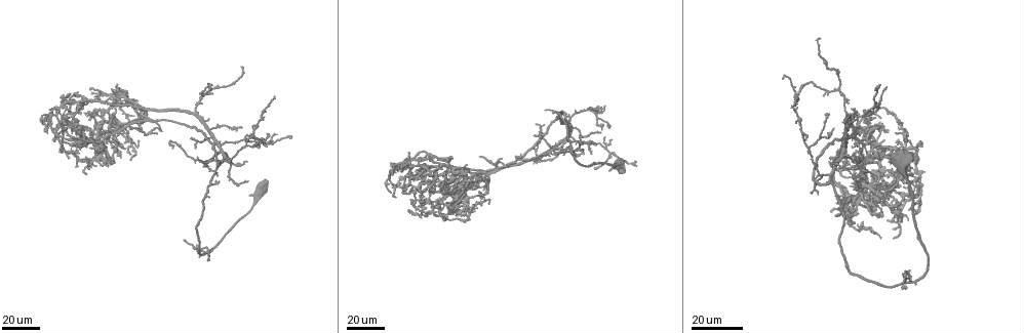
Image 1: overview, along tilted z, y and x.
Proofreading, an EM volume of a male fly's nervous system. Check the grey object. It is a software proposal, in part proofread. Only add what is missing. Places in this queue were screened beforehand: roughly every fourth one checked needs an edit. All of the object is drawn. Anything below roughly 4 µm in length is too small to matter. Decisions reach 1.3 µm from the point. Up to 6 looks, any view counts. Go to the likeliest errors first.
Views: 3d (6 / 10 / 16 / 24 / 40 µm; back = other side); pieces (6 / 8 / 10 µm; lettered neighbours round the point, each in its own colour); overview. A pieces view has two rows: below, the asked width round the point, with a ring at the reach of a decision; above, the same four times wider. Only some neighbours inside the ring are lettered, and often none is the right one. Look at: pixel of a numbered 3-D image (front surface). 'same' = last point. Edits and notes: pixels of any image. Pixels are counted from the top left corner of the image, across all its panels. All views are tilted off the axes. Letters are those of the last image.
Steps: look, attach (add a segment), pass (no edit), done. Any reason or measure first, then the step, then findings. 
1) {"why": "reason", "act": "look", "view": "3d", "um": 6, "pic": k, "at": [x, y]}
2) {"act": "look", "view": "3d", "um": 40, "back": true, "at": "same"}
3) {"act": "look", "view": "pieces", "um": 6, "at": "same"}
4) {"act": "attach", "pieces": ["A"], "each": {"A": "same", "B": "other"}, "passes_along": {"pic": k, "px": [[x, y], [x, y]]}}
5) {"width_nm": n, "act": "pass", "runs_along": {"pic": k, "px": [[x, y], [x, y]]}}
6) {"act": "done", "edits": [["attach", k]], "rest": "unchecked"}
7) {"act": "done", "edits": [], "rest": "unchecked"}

{"act": "look", "view": "3d", "um": 40, "pic": 1, "at": [592, 155]}

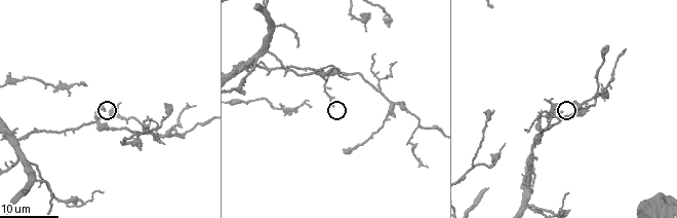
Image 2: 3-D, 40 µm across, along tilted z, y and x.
{"why": "see the neighbours", "act": "look", "view": "pieces", "um": 6, "pic": 2, "at": [331, 103]}

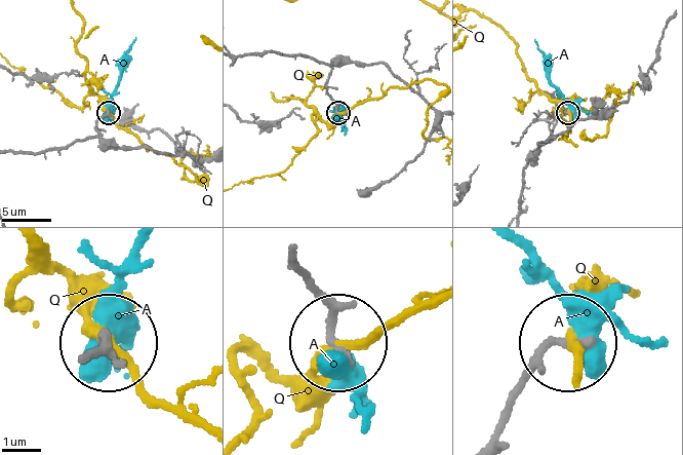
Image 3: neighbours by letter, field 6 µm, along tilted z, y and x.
{"width_nm": 200, "act": "pass", "each": {"A": "other", "Q": "other"}, "runs_along": {"pic": 3, "px": [[241, 55], [296, 54], [324, 63], [338, 112]]}, "found": "no lettered segment goes on from it"}

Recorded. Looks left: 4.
{"why": "free end", "act": "look", "view": "3d", "um": 24, "pic": 1, "at": [89, 166]}

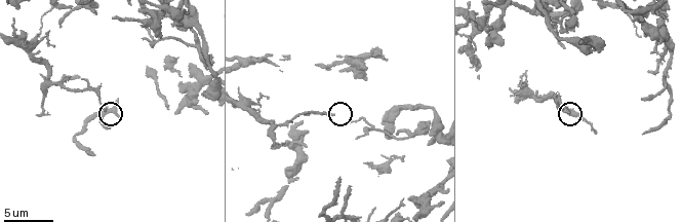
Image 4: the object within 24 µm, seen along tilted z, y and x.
{"act": "look", "view": "pieces", "um": 10, "pic": 4, "at": [568, 111]}

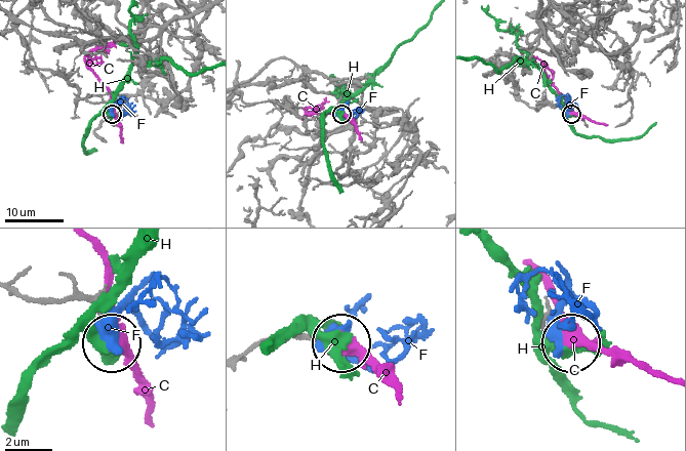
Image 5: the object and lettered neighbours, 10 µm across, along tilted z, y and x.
{"width_nm": 160, "act": "pass", "each": {"C": "other", "F": "other", "H": "other"}, "runs_along": {"pic": 5, "px": [[14, 288], [34, 299], [83, 299], [113, 338]]}, "found": "no lettered segment goes on from it"}

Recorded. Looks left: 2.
{"why": "an open end", "act": "look", "view": "3d", "um": 10, "pic": 4, "at": [338, 177]}

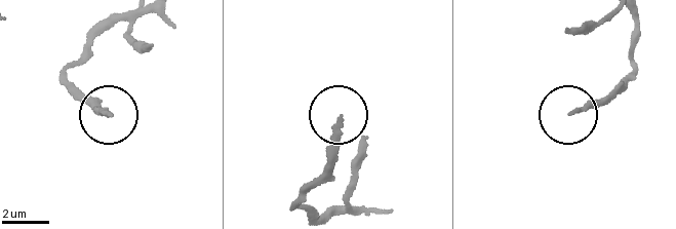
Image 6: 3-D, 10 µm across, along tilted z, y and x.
{"act": "look", "view": "pieces", "um": 8, "pic": 6, "at": [339, 118]}

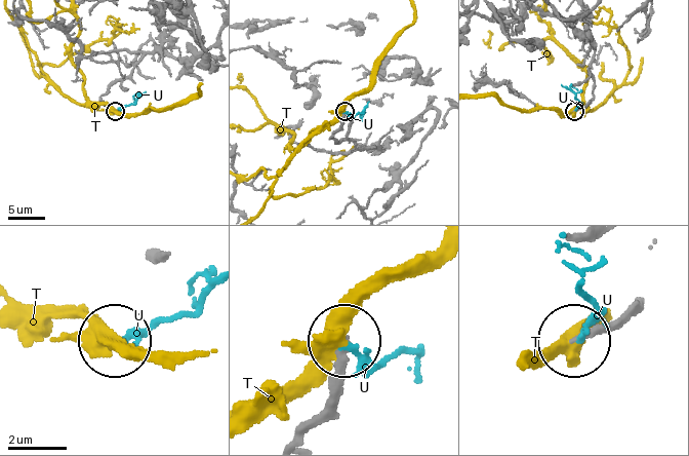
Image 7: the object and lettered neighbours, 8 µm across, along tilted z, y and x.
{"act": "pass", "each": {"T": "other", "U": "other"}, "runs_along": {"pic": 7, "px": [[632, 310], [572, 337]]}, "found": "no lettered segment goes on from it"}

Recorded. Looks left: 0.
{"act": "done", "edits": [], "rest": "unchecked"}

